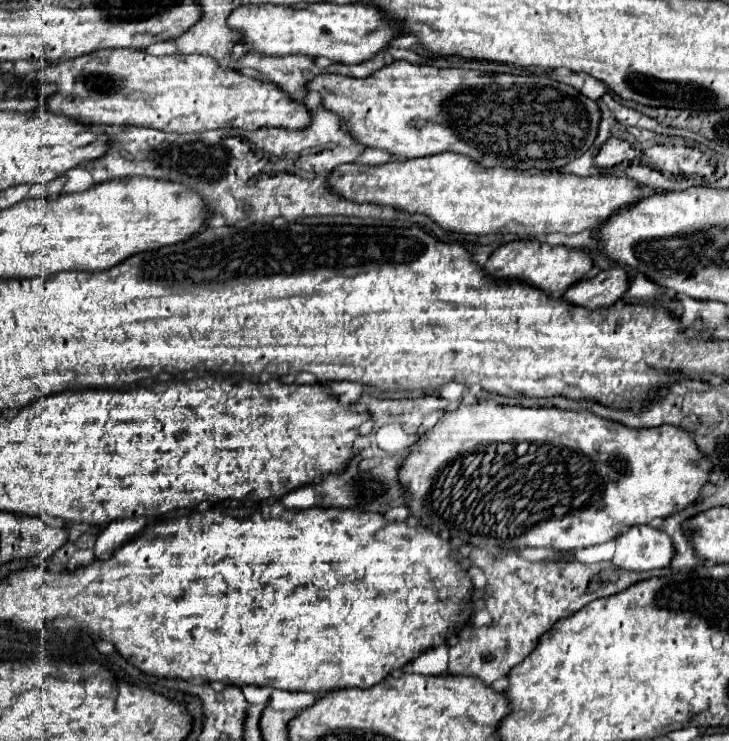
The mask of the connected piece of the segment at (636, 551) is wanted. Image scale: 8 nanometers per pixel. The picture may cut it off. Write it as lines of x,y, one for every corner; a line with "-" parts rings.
632,526
616,538
614,566
624,570
654,570
666,568
672,558
672,540
666,532
652,526

